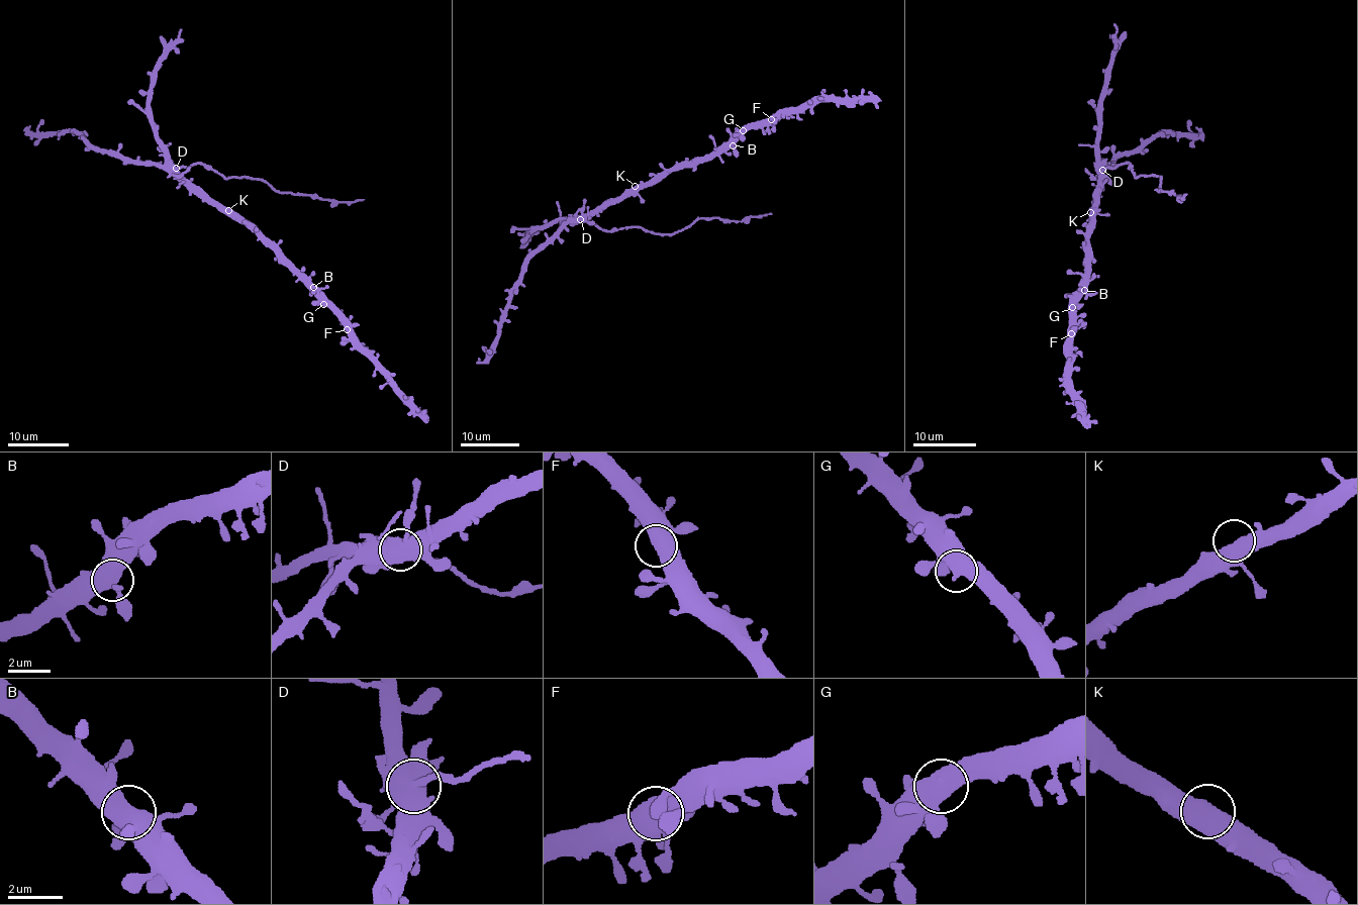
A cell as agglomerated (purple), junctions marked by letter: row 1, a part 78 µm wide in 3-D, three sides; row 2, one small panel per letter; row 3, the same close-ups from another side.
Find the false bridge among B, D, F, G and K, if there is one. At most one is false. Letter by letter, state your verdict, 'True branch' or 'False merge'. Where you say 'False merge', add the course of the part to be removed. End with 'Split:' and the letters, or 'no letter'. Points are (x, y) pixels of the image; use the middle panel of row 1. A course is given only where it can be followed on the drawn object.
B: True branch
D: False merge. Course of the part to remove: (579, 219), (605, 230), (636, 227), (655, 233), (673, 233), (703, 217), (742, 220), (771, 213)
F: True branch
G: True branch
K: True branch
Split: D

